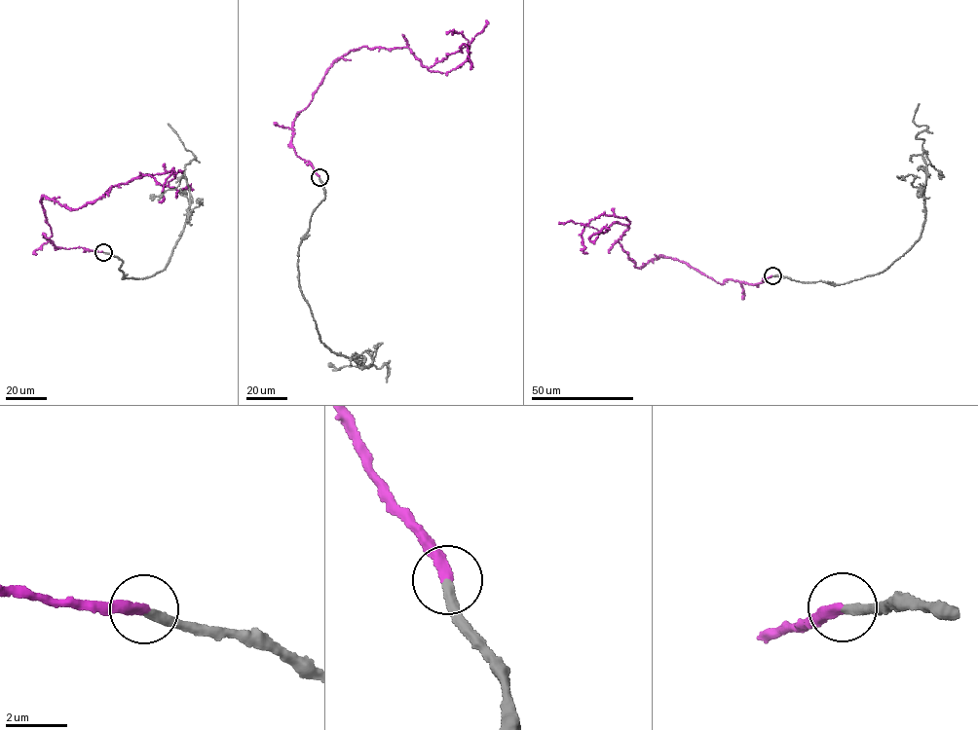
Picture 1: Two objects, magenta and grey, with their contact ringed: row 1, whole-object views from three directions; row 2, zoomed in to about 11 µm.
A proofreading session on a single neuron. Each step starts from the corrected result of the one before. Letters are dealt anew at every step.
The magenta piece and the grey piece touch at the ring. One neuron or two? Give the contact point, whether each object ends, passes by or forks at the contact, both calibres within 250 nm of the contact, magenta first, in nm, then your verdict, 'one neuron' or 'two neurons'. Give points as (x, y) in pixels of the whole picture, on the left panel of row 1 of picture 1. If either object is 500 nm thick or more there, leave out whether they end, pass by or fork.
(103, 252) | magenta ends | grey ends | 280/280 nm | one neuron

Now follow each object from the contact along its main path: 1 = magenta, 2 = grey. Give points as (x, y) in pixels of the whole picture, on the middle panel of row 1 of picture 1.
1: (319, 177), (296, 154), (292, 126), (333, 61), (406, 47), (447, 72), (469, 47), (446, 33)
2: (319, 177), (324, 200), (300, 244), (299, 287), (329, 348), (367, 367), (385, 363), (388, 377), (385, 364)

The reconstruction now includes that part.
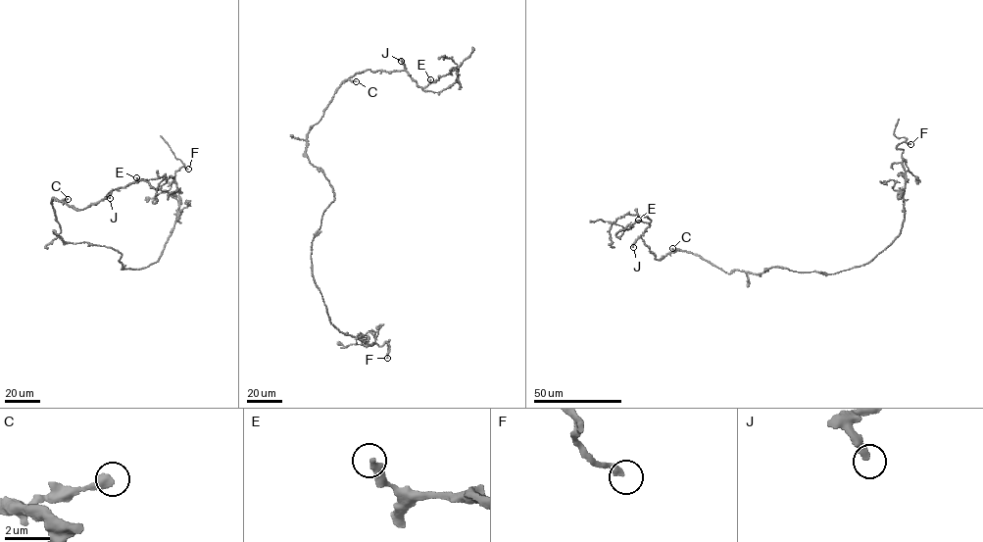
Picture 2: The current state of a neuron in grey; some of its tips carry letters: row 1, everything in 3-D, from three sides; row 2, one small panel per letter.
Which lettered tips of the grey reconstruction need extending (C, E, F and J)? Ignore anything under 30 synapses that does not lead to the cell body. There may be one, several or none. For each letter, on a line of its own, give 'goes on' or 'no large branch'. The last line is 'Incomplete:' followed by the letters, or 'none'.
C: no large branch
E: no large branch
F: goes on
J: no large branch
Incomplete: F

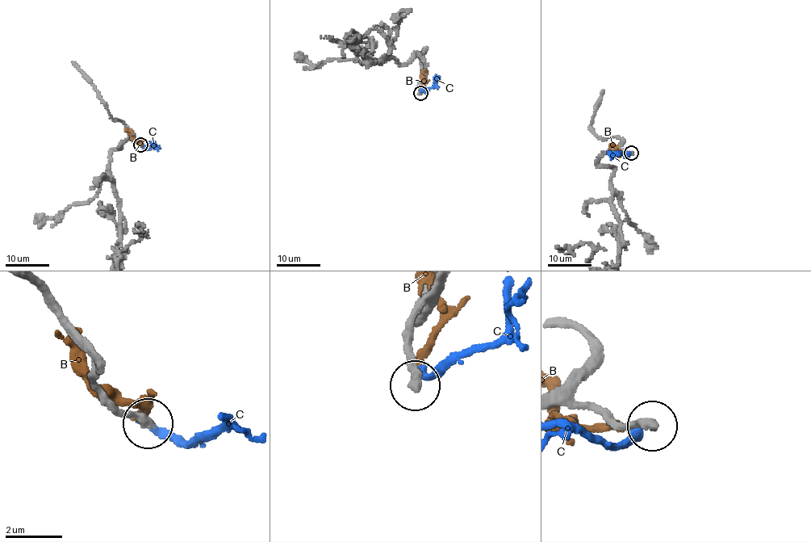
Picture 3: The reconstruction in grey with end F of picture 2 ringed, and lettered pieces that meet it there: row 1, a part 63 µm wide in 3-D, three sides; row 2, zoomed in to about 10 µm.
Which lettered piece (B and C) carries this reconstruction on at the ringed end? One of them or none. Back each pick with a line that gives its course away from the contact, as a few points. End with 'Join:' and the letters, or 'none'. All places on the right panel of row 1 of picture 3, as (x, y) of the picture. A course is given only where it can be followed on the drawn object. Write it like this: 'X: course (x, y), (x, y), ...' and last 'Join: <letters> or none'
Join: none

